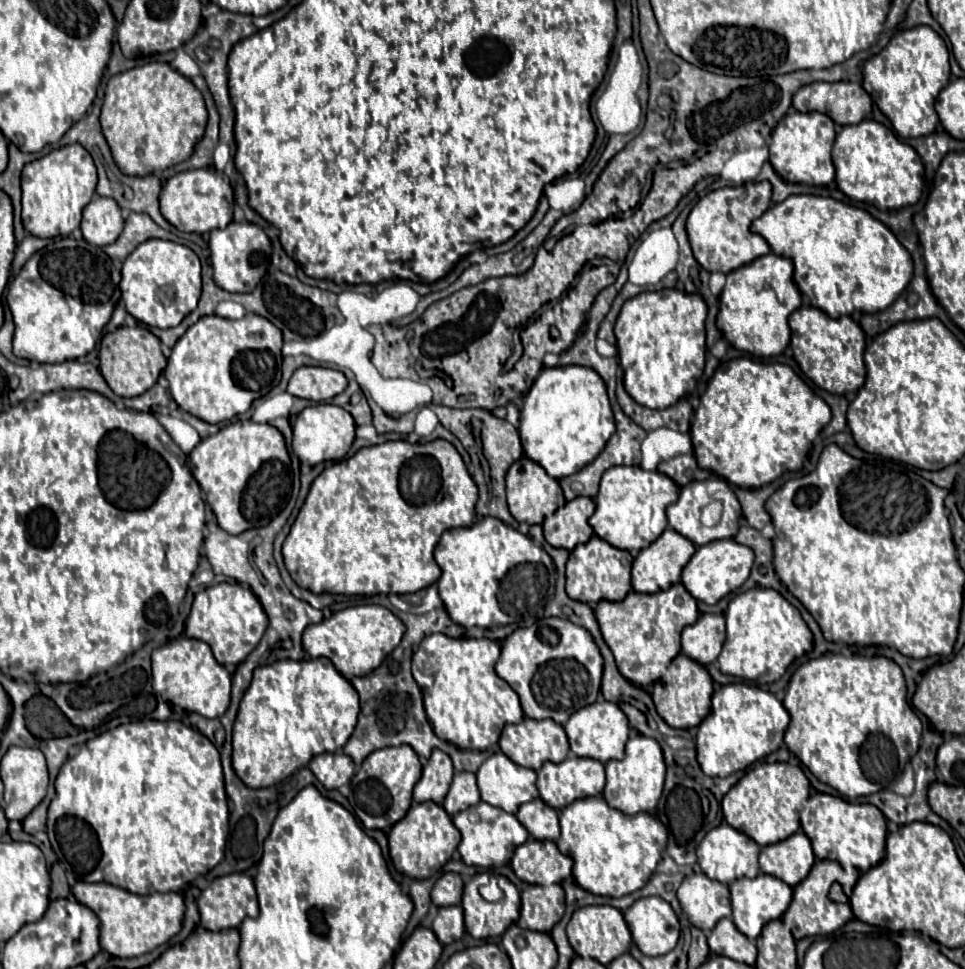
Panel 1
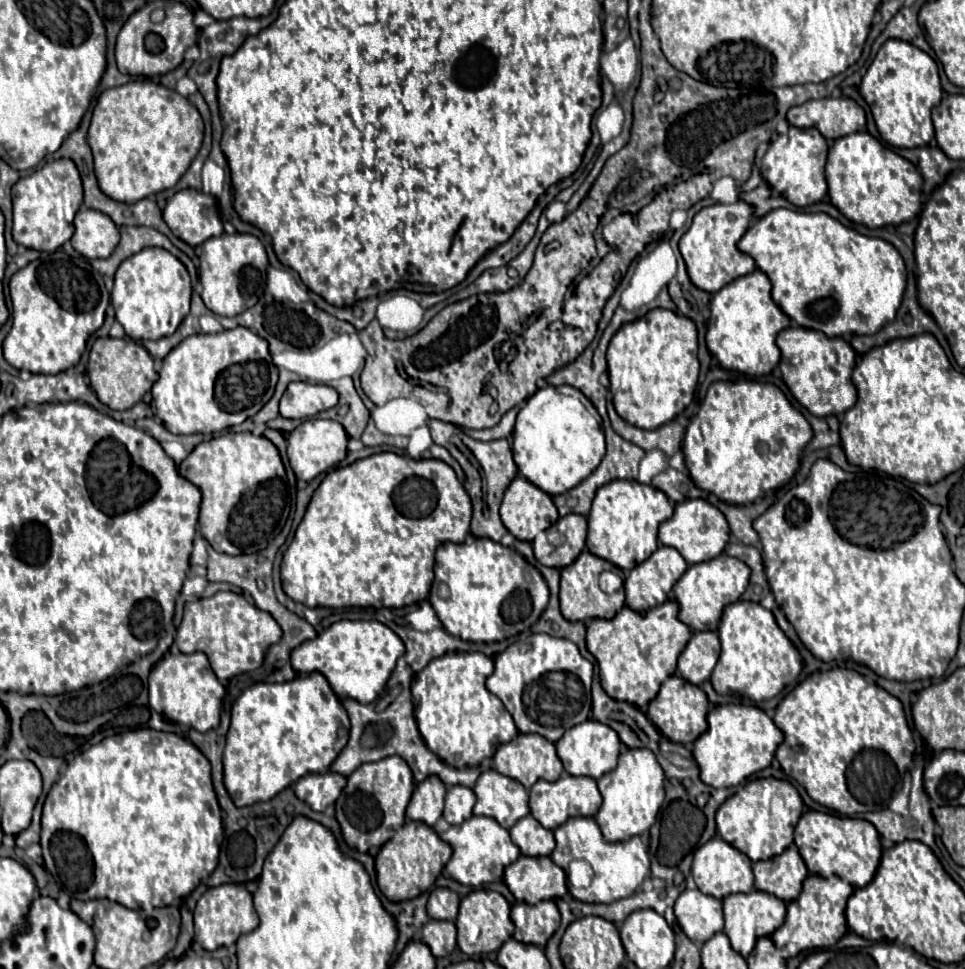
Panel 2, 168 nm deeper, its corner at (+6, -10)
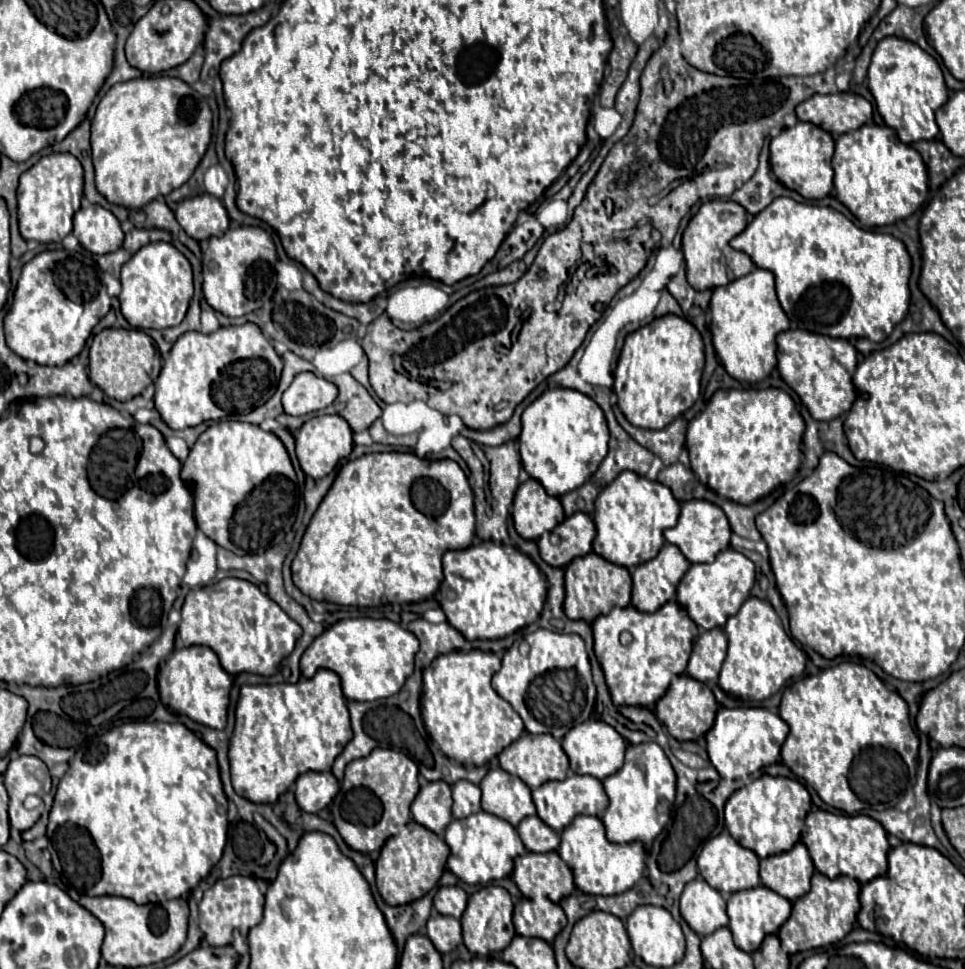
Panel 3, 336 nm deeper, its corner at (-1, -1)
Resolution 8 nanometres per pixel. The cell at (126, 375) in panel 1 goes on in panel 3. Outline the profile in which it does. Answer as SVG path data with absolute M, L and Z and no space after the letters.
M107 328L93 338L89 350L89 378L95 386L99 386L109 398L119 402L131 400L141 394L161 372L161 354L145 332L141 330L125 330L125 328Z

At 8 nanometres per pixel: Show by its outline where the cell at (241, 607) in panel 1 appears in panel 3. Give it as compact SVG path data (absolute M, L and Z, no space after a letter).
M223 578L211 586L191 590L181 608L179 638L183 644L209 646L229 674L253 672L259 676L273 676L279 662L291 654L301 634L301 626L291 620L279 604L255 584L239 578Z

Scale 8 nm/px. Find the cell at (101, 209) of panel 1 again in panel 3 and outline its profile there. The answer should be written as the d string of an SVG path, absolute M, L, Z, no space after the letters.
M85 204L75 212L73 236L91 254L109 254L123 244L119 220L99 204Z

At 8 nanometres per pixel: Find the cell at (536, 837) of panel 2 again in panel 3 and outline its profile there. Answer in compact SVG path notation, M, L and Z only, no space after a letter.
M529 816L525 818L519 826L517 832L525 844L525 848L529 852L551 852L555 848L559 848L559 834L555 830L551 830L545 822L541 822L539 816Z

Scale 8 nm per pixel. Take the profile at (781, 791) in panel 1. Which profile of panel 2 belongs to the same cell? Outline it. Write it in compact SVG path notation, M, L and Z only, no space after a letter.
M754 779L744 789L728 797L716 811L717 833L752 861L780 855L794 843L794 831L804 815L804 803L794 785L782 779Z

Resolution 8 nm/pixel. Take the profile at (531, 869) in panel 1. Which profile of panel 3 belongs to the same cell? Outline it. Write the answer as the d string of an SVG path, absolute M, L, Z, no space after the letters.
M527 852L515 858L513 880L525 898L545 896L555 904L575 890L573 874L557 852Z

